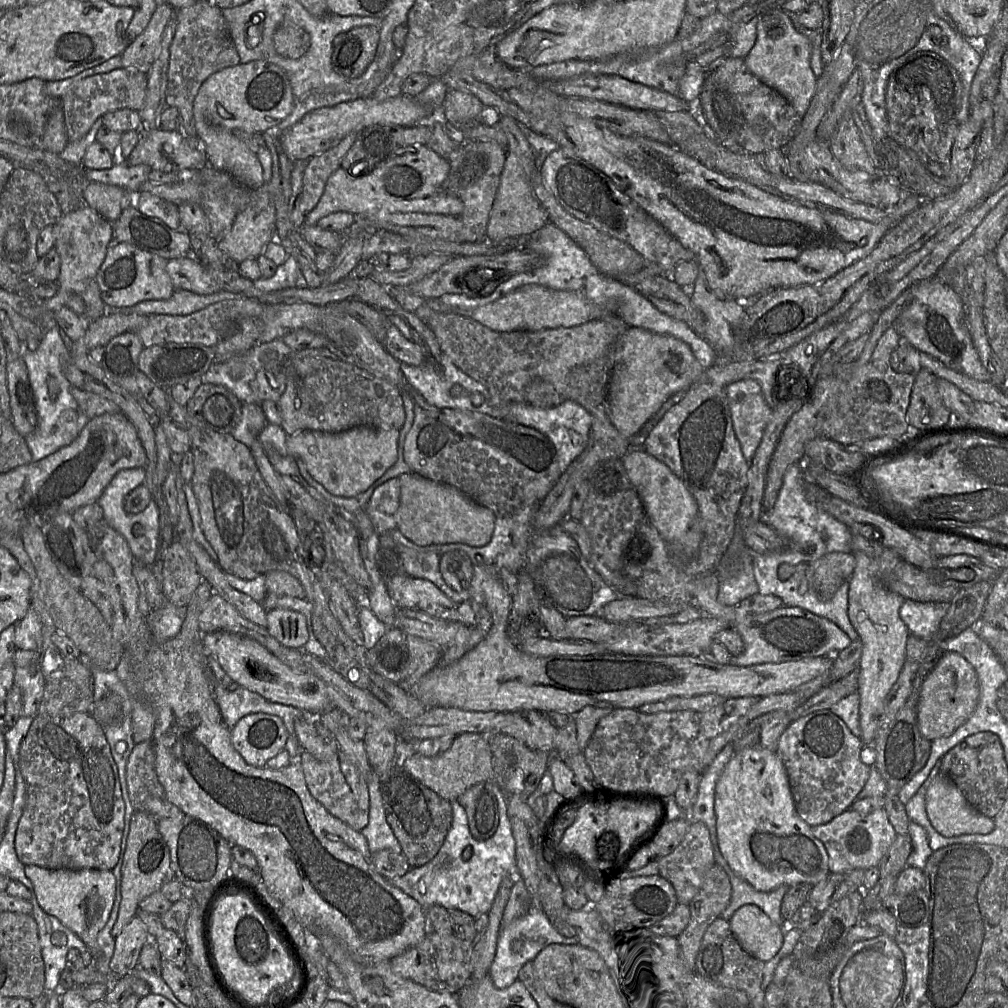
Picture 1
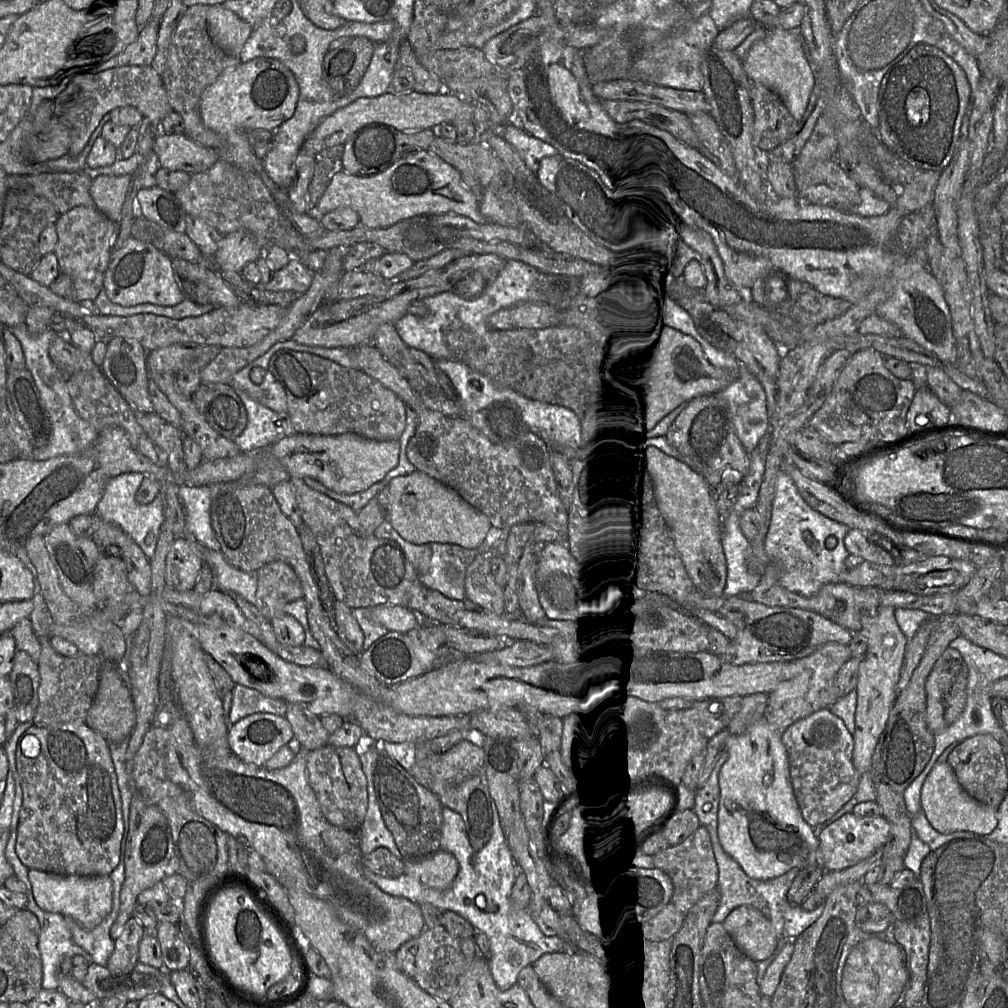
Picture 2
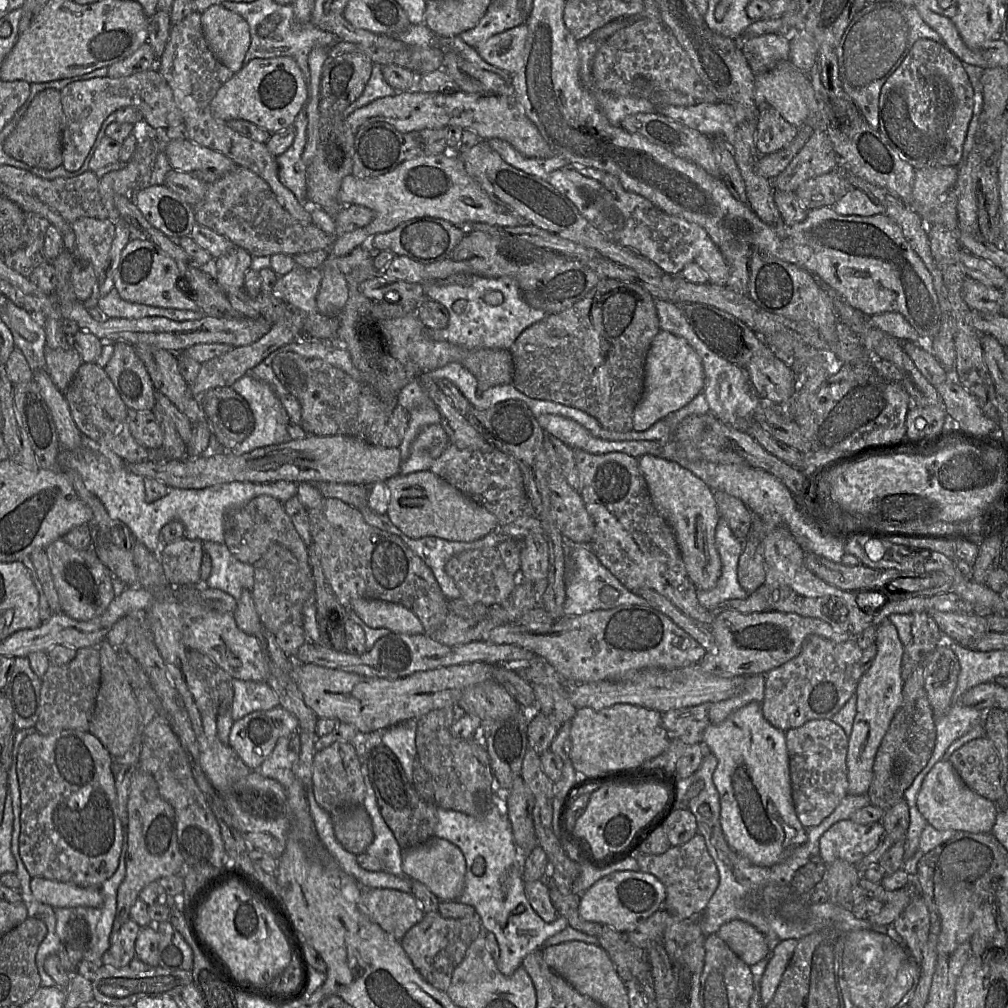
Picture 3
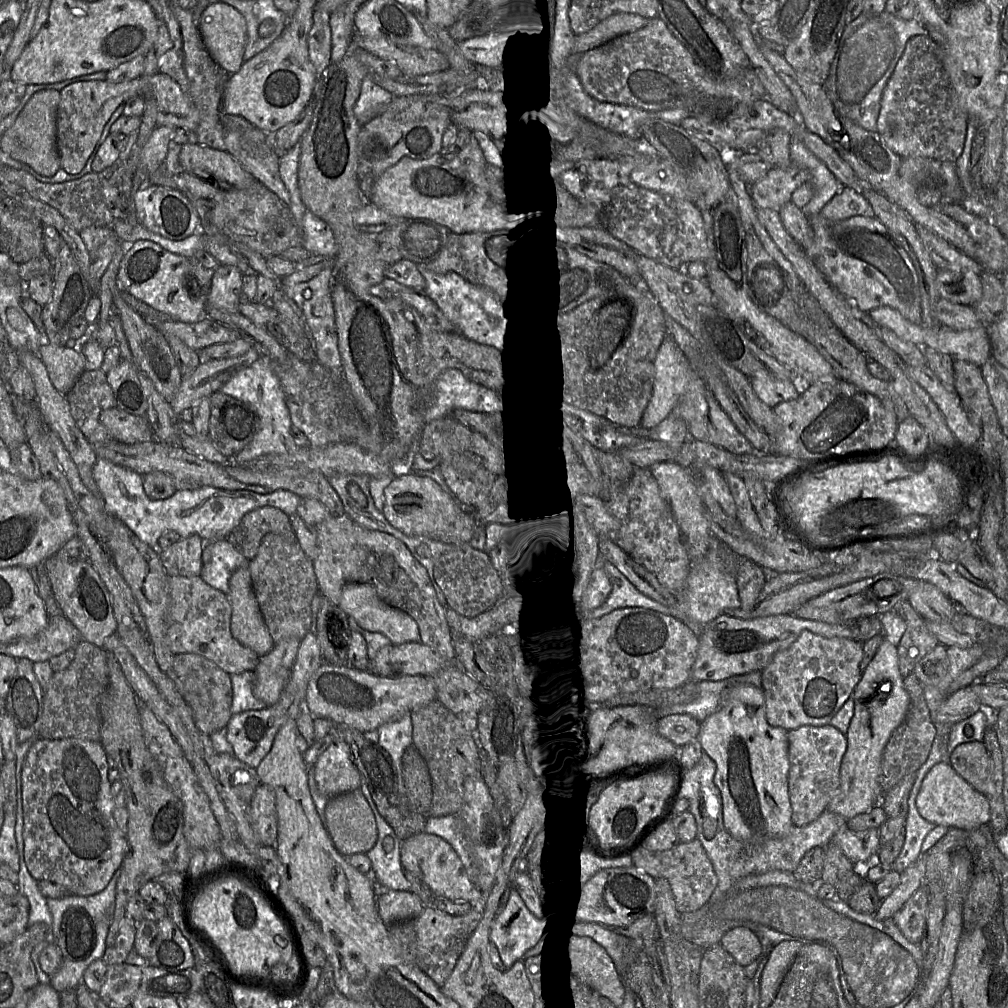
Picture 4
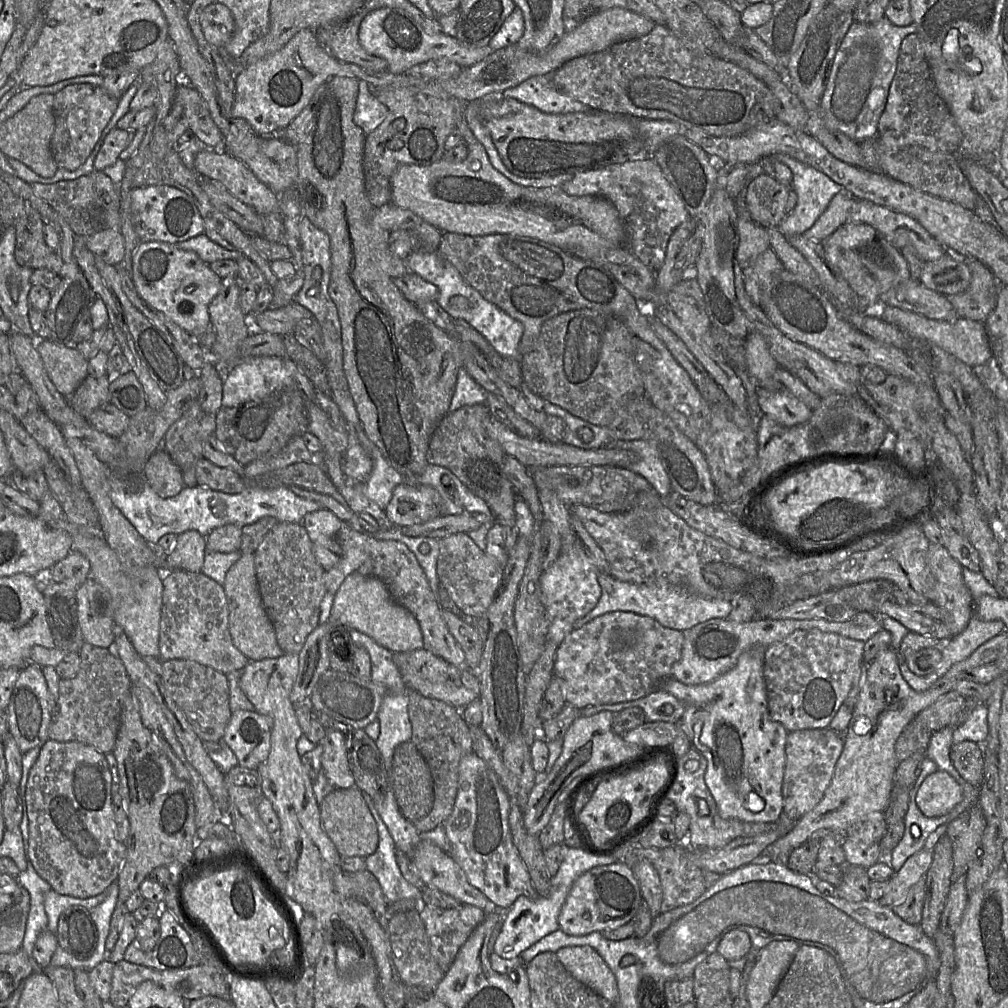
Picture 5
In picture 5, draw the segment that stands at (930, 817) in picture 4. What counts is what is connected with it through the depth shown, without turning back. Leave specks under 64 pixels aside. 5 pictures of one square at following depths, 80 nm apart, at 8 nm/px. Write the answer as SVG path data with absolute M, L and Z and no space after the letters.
M938 769L923 781L916 802L925 816L937 817L949 813L962 799L961 785L948 772Z

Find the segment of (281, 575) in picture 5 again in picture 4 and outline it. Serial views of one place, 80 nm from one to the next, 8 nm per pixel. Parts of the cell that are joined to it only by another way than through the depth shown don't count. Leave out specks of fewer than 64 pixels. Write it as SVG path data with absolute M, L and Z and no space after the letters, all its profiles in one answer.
M266 534L256 556L249 561L252 587L264 622L274 643L295 637L302 640L311 630L312 600L319 593L312 560L302 550L297 539Z

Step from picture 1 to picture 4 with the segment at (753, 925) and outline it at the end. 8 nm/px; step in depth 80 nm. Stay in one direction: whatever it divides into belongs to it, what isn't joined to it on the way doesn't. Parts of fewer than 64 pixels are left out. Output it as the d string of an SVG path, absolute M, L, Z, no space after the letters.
M735 927L721 938L720 945L743 967L754 962L762 952L758 936L748 927Z

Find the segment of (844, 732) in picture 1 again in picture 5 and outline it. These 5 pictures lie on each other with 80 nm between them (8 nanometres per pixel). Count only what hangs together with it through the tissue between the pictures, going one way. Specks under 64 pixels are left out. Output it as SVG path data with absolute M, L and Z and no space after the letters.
M831 728L805 729L789 732L786 741L786 763L782 784L784 814L791 820L798 821L811 811L823 798L826 789L831 784L838 759L844 748L844 734L838 734Z

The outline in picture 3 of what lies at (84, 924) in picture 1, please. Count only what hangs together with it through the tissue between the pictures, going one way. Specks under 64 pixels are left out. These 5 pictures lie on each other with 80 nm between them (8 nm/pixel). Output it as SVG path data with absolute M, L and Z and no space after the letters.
M33 877L30 882L33 896L53 908L92 907L103 905L100 887L81 887L73 883Z

